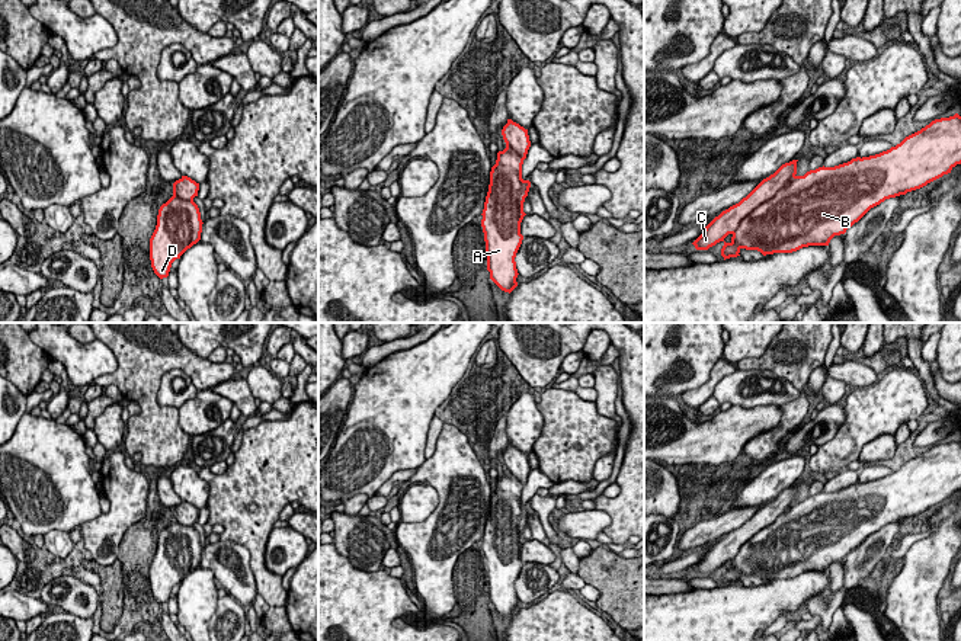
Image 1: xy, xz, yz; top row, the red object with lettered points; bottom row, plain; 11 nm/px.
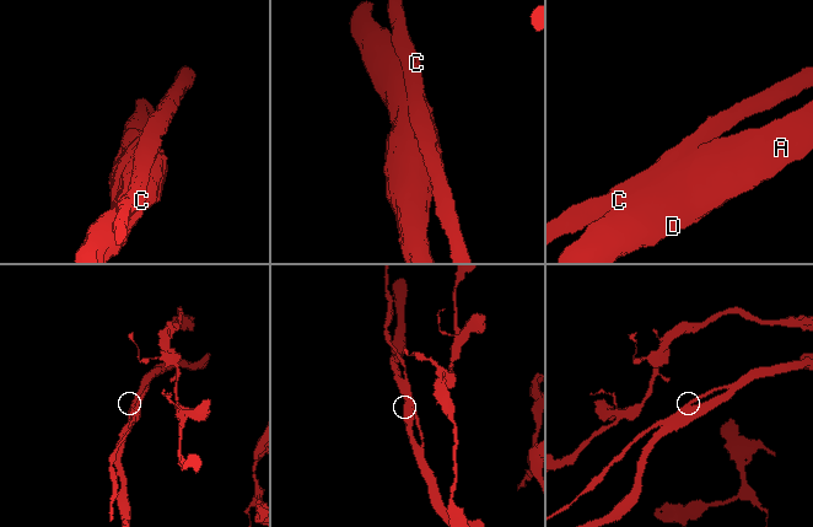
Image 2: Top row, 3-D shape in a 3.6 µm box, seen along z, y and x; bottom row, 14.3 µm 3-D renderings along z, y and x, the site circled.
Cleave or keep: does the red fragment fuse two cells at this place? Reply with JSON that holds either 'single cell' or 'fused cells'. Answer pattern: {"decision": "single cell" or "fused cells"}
{"decision": "single cell"}

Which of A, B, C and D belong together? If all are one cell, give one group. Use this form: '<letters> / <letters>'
A B C D

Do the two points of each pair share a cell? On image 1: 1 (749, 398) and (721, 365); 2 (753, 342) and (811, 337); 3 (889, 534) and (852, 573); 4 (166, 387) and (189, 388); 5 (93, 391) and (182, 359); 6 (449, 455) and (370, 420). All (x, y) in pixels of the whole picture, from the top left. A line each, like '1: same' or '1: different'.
1: different
2: different
3: same
4: same
5: different
6: different

